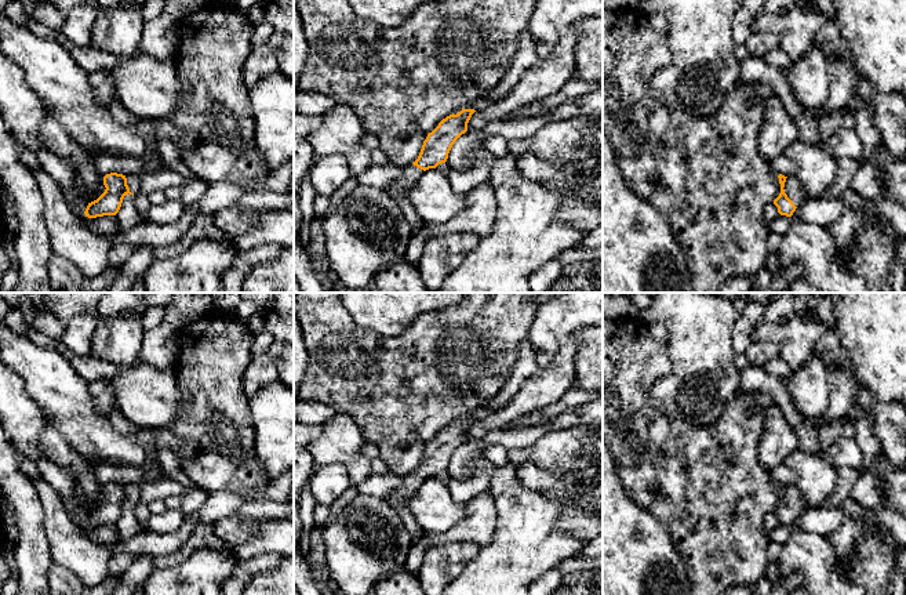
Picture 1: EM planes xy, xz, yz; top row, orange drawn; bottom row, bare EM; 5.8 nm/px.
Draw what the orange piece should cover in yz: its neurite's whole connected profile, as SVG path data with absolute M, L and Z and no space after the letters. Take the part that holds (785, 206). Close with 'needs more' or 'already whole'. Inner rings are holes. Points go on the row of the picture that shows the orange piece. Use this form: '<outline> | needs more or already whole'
M778 175L781 184L781 193L774 200L781 215L792 217L797 207L807 202L807 195L804 193L798 179L792 177Z | needs more

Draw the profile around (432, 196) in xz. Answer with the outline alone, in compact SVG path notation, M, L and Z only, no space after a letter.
M436 168L423 171L404 196L427 225L441 225L467 206L466 196L455 193L448 177Z

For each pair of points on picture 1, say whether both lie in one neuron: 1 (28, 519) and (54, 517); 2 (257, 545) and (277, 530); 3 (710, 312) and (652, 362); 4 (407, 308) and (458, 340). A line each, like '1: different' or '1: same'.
1: different
2: same
3: different
4: different

